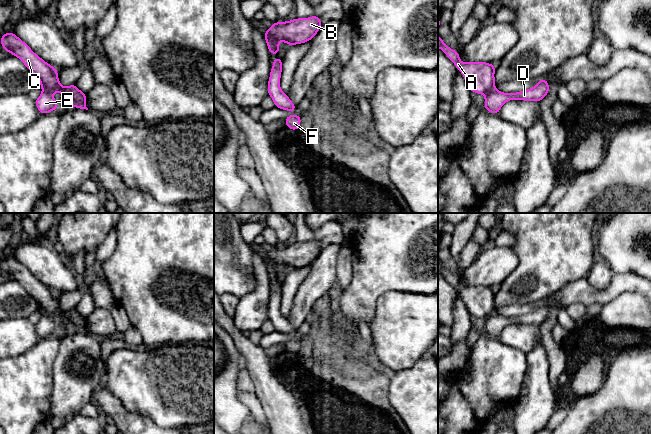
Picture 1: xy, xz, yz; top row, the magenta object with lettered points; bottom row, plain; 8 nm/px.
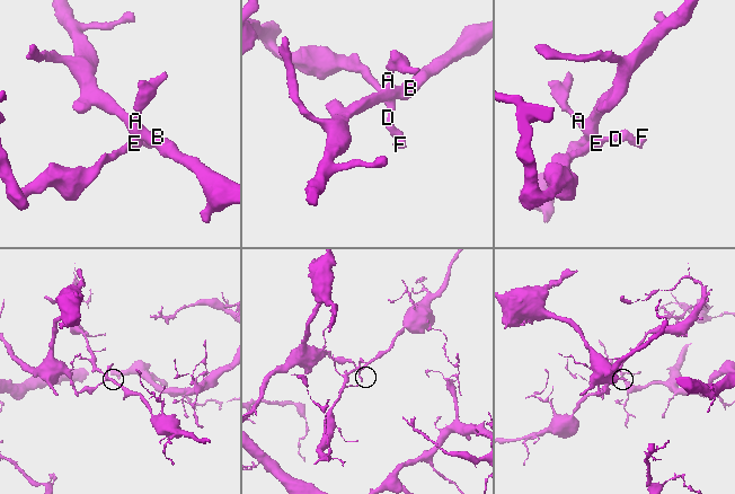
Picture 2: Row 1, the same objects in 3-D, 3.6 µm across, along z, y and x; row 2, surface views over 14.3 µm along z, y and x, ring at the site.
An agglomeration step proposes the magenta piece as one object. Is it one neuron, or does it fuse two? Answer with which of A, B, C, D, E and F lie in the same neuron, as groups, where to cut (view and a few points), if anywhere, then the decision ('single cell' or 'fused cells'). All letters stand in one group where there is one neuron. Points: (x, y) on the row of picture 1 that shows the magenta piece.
groups A B C / D E F; cut xz (265, 32), (277, 43); fused cells

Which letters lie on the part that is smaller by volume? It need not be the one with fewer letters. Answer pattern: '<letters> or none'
A, B, C

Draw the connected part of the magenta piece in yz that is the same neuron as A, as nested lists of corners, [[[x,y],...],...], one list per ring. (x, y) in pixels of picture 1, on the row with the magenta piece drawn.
[[[438,35],[438,48],[454,63],[463,75],[469,90],[471,92],[486,95],[492,89],[495,89],[495,66],[487,62],[466,62],[460,61],[457,50],[452,50],[447,46],[443,39]]]

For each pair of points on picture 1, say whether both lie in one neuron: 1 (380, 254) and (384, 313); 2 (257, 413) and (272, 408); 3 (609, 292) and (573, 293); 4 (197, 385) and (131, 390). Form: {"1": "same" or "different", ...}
{"1": "different", "2": "different", "3": "same", "4": "same"}

